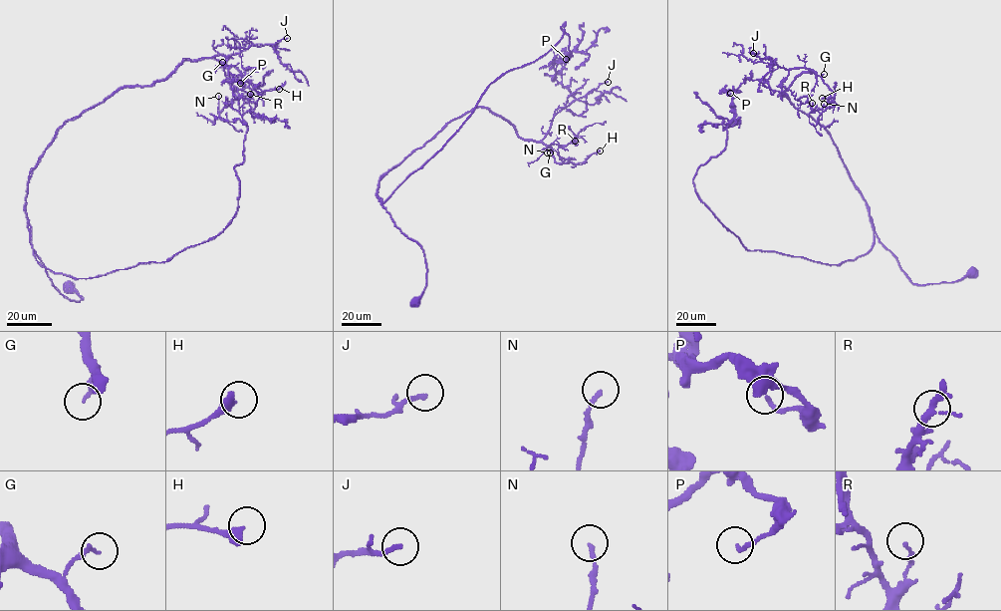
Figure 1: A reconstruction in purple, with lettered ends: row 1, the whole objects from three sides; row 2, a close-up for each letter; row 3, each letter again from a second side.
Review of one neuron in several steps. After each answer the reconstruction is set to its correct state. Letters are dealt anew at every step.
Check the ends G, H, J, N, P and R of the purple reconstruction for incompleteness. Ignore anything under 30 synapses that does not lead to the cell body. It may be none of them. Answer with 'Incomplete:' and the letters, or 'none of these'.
Incomplete: none of these

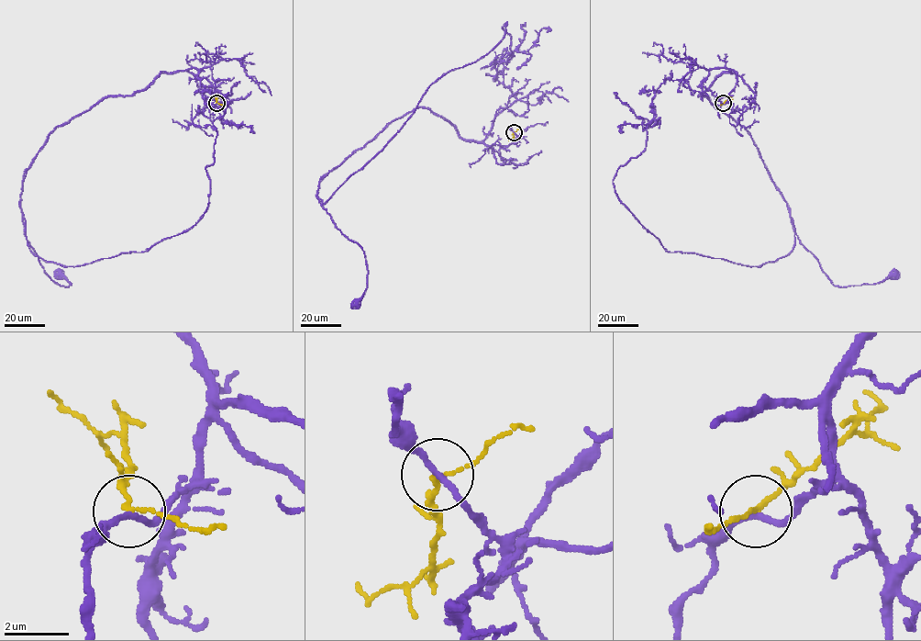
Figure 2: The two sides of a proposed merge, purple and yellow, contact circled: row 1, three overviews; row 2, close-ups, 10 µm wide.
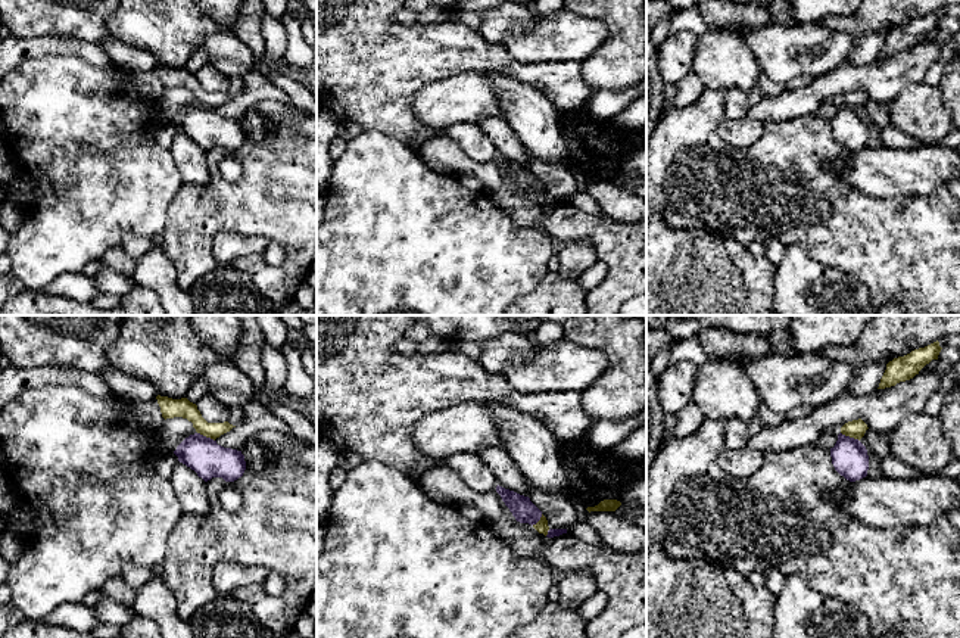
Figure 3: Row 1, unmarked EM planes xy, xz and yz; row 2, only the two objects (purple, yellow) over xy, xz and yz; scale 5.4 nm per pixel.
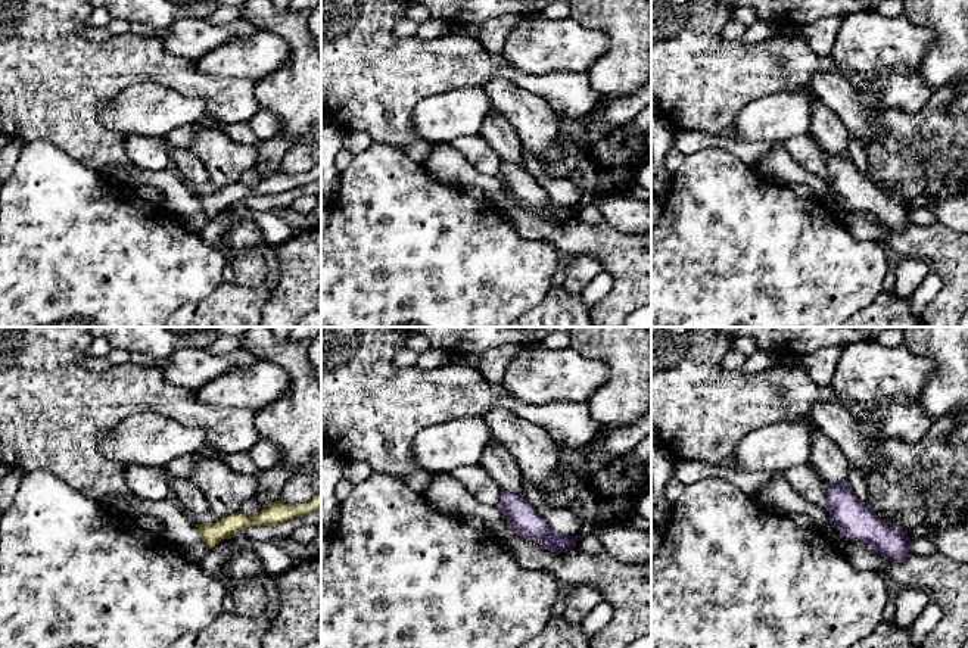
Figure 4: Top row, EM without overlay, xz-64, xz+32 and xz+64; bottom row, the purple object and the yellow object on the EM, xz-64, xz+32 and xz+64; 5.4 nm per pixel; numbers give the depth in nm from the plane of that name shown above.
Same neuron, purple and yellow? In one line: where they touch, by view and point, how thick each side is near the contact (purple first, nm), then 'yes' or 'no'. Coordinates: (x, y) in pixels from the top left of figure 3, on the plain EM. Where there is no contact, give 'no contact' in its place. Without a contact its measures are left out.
meets purple in yz at (848, 106); 200 nm thick on the purple side, 100 nm on the other; no

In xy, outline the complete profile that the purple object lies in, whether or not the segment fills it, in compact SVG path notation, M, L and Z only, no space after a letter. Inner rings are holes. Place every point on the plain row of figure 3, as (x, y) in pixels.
M200 103L186 108L174 121L178 131L190 137L205 152L222 147L234 152L243 146L246 131L241 121L224 118L216 111Z

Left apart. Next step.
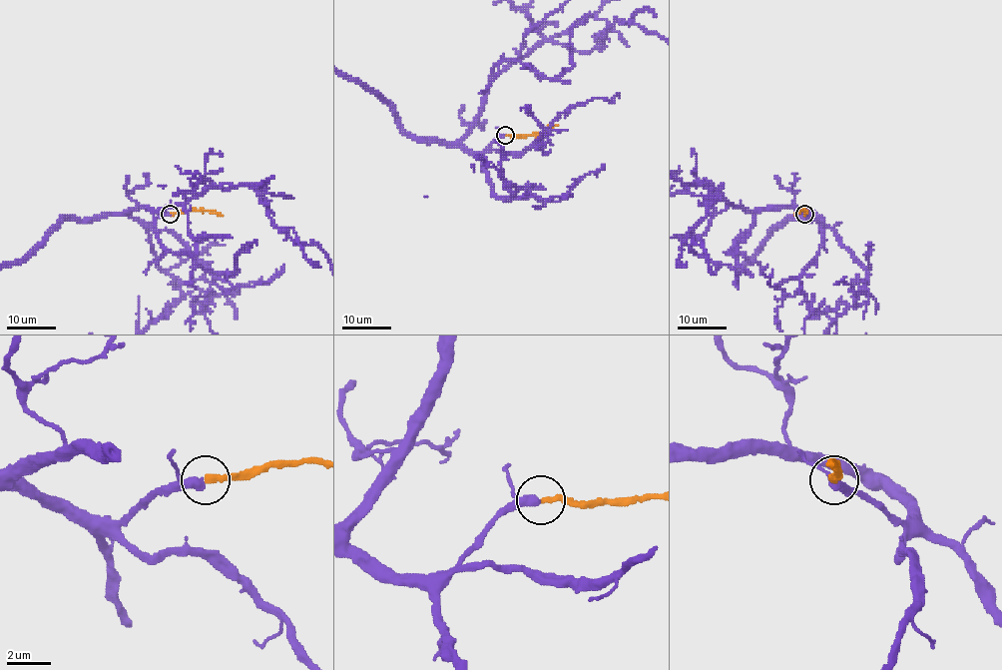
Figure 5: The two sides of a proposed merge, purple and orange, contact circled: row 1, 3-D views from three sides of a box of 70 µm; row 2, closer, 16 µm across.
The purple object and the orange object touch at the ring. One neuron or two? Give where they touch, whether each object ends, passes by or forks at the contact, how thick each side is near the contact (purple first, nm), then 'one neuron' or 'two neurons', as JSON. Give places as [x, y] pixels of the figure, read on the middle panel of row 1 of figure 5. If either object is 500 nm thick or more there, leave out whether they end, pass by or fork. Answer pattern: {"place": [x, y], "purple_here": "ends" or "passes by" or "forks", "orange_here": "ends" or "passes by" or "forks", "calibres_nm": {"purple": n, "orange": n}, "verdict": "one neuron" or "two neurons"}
{"place": [505, 135], "purple_here": "passes by", "orange_here": "ends", "calibres_nm": {"purple": 320, "orange": 280}, "verdict": "one neuron"}

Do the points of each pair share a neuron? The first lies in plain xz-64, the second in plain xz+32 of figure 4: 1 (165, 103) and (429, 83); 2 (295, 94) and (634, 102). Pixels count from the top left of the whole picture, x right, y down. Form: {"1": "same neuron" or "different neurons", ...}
{"1": "different neurons", "2": "different neurons"}

